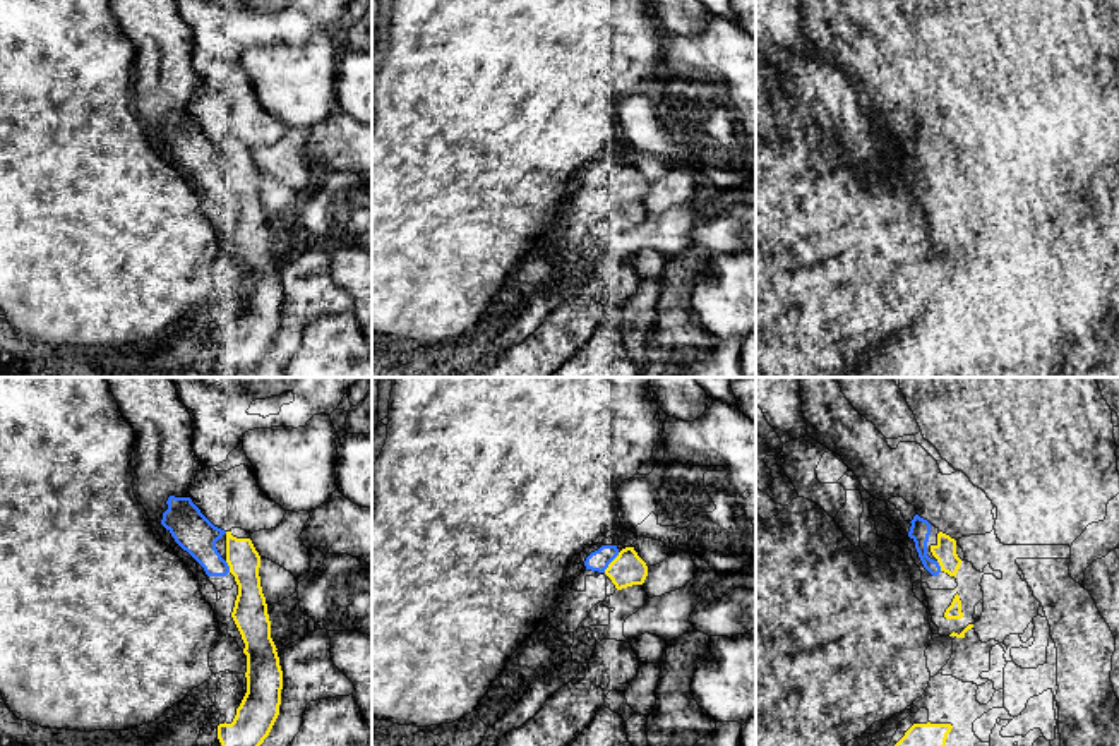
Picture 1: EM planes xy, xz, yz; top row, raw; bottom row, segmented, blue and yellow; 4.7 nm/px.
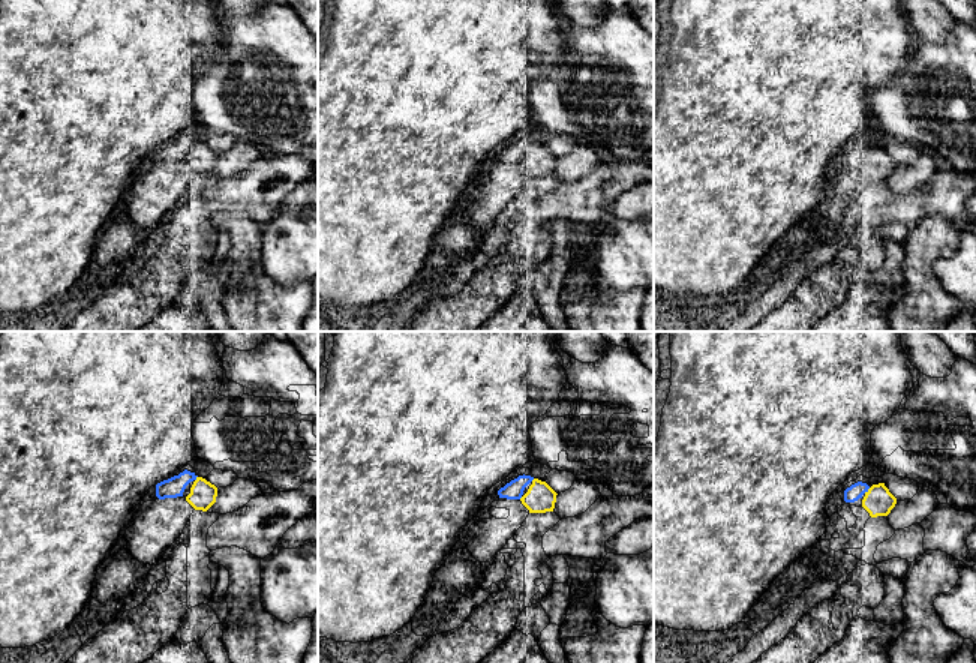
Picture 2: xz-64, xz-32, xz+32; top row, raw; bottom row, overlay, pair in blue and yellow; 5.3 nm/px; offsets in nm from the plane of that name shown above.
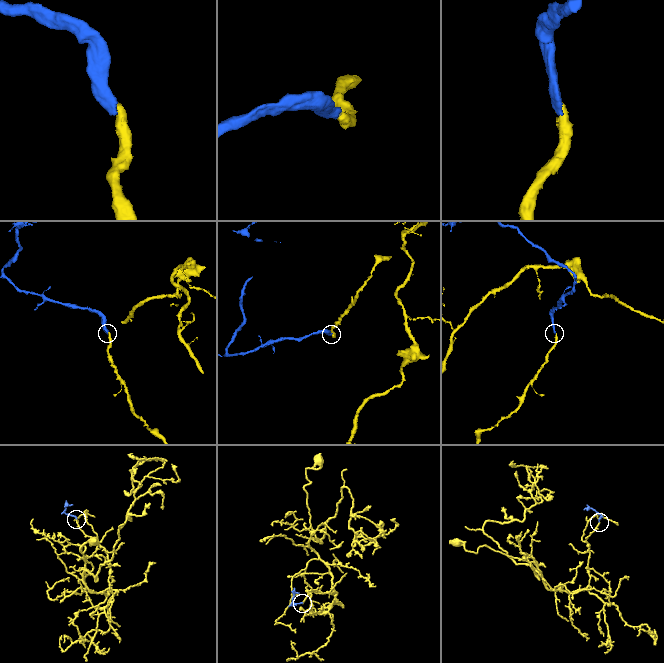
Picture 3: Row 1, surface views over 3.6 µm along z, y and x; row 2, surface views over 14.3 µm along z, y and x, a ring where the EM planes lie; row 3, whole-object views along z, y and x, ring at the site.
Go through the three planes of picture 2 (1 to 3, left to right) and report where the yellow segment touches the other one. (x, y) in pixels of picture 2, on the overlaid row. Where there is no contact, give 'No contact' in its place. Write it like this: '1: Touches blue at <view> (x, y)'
1: Touches blue at xz-64 (195, 479)
2: No contact
3: Touches blue at xz+32 (867, 489)

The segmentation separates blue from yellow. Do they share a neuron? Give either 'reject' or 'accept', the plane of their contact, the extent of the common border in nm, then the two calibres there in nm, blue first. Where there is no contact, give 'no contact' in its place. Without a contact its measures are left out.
accept | xz | 120 nm | 100/160 nm

